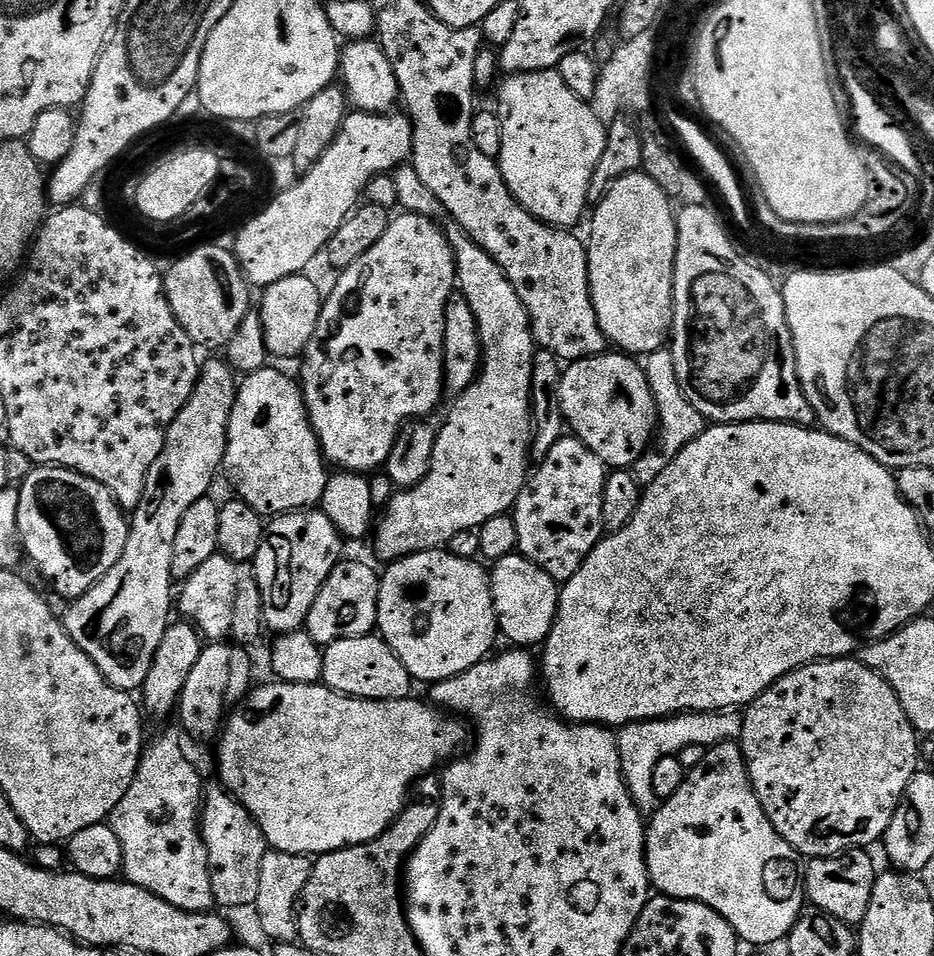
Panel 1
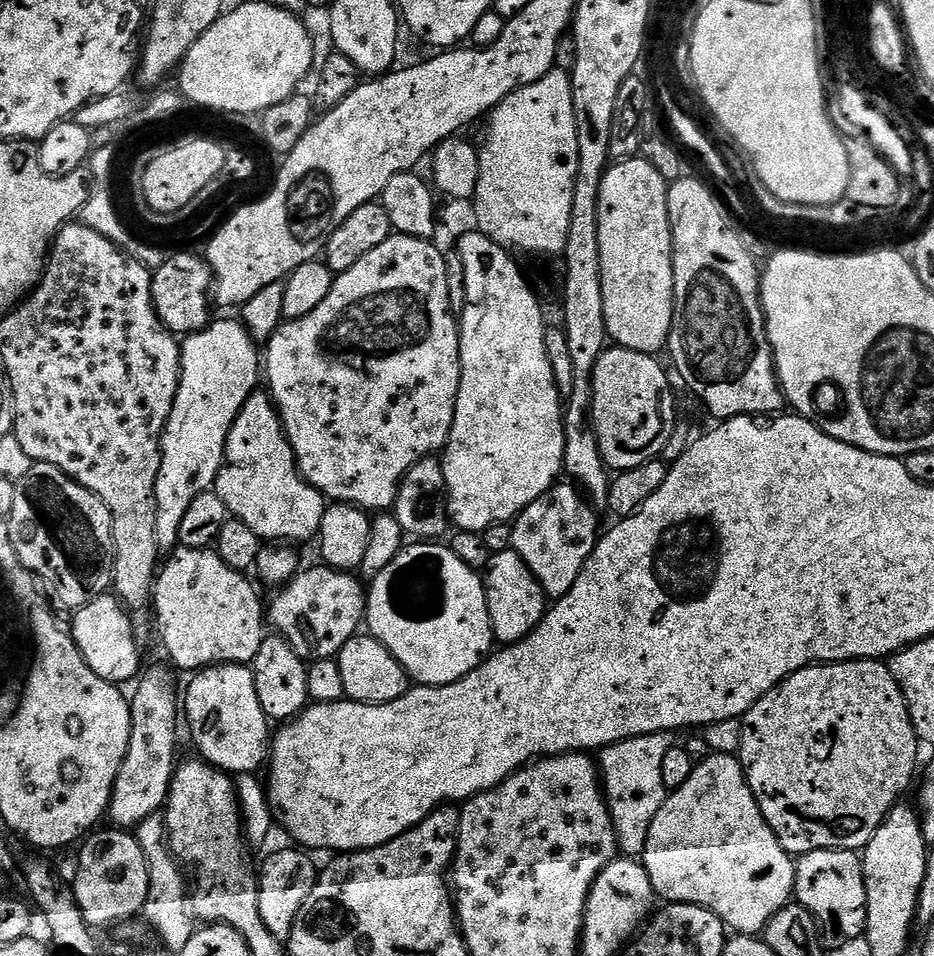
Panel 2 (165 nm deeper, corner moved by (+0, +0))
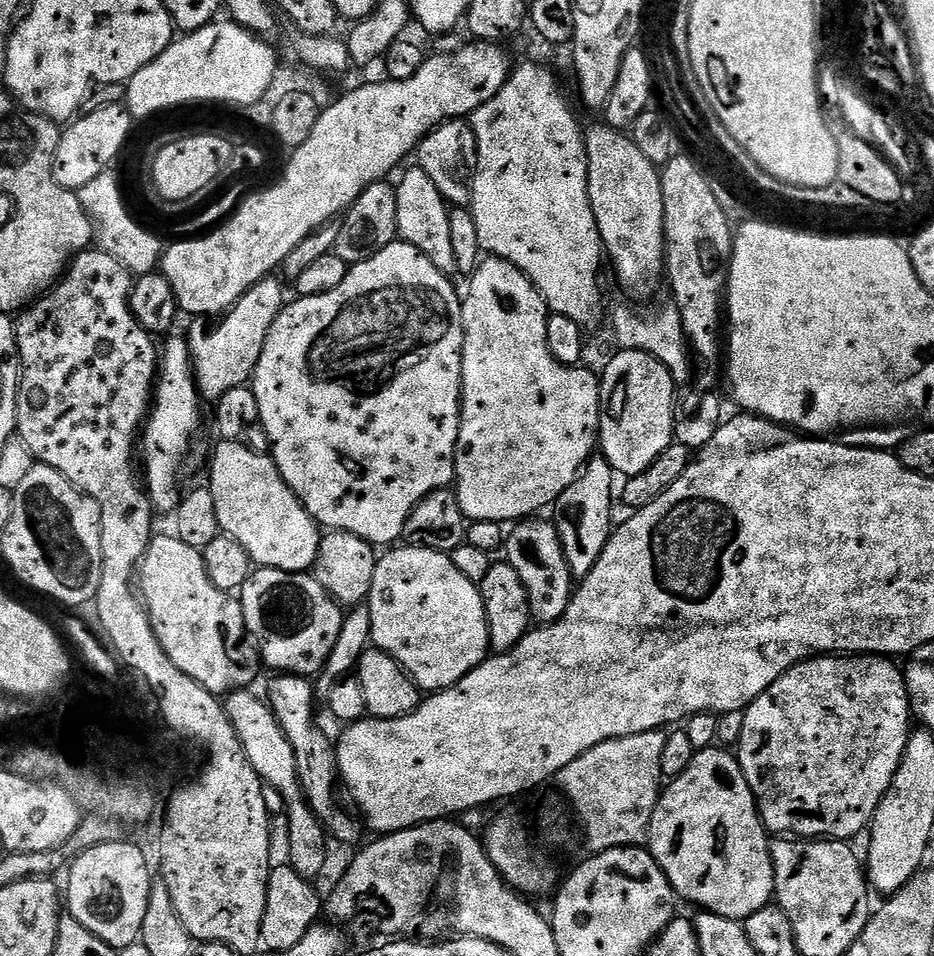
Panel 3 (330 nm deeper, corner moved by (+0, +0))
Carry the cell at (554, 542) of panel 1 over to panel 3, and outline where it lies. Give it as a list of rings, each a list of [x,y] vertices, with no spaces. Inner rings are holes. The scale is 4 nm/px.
[[[525,518],[506,536],[506,562],[518,570],[518,576],[528,591],[528,604],[532,607],[532,618],[543,626],[560,620],[566,614],[574,595],[574,577],[564,553],[560,531],[551,519]]]

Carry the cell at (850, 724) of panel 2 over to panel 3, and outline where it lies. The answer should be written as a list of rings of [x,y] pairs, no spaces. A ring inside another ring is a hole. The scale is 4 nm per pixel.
[[[829,654],[817,656],[796,664],[782,678],[778,678],[748,708],[744,709],[744,725],[738,745],[738,759],[742,766],[742,774],[746,774],[746,782],[756,799],[756,807],[760,810],[760,819],[765,829],[772,834],[787,834],[792,838],[809,840],[842,840],[851,841],[860,831],[867,829],[876,816],[878,806],[892,789],[896,772],[904,761],[904,752],[908,749],[908,737],[914,731],[912,704],[908,701],[908,687],[904,681],[901,665],[887,656],[871,654]]]

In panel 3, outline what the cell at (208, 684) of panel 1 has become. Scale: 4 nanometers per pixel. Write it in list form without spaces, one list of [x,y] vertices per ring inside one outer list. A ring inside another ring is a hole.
[[[237,690],[227,697],[226,711],[246,750],[250,766],[254,766],[254,770],[269,789],[276,788],[277,794],[284,799],[284,804],[288,807],[286,817],[290,830],[290,867],[300,876],[317,878],[316,876],[323,874],[324,867],[328,864],[330,837],[324,823],[317,818],[312,807],[308,805],[308,799],[304,797],[304,787],[300,785],[300,770],[292,744],[286,738],[280,723],[276,721],[271,707],[261,697],[260,700],[252,690]]]

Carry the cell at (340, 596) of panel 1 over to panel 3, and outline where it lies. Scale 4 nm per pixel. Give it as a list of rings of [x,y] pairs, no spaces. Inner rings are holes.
[[[257,567],[240,589],[238,599],[244,610],[244,624],[258,645],[261,661],[276,674],[315,677],[346,632],[345,609],[308,572]]]

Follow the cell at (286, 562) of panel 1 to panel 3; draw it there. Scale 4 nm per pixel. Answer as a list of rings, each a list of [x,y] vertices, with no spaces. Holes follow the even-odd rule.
[[[276,674],[271,678],[273,680],[268,684],[266,700],[296,754],[300,770],[300,785],[304,787],[304,797],[308,799],[308,805],[312,807],[317,818],[324,823],[324,827],[333,841],[341,840],[344,844],[352,844],[359,838],[362,824],[355,815],[352,817],[340,805],[340,800],[336,797],[336,784],[338,788],[336,750],[333,741],[328,741],[316,729],[317,693],[314,691],[313,681],[291,674]]]

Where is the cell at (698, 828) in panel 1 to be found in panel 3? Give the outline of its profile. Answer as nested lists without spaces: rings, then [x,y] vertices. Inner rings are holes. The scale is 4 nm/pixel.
[[[713,746],[696,753],[690,766],[682,775],[675,777],[672,784],[663,789],[660,794],[660,801],[656,803],[656,809],[650,822],[648,831],[648,842],[646,848],[656,859],[658,866],[665,872],[666,878],[672,884],[672,888],[681,901],[689,900],[692,904],[697,904],[697,909],[713,912],[719,916],[725,916],[731,920],[741,922],[748,919],[758,910],[769,907],[773,903],[774,893],[776,891],[776,871],[772,869],[772,849],[770,847],[770,836],[764,826],[764,821],[760,819],[760,810],[756,807],[756,799],[746,782],[746,774],[742,774],[742,766],[731,751],[725,750],[720,746]]]

